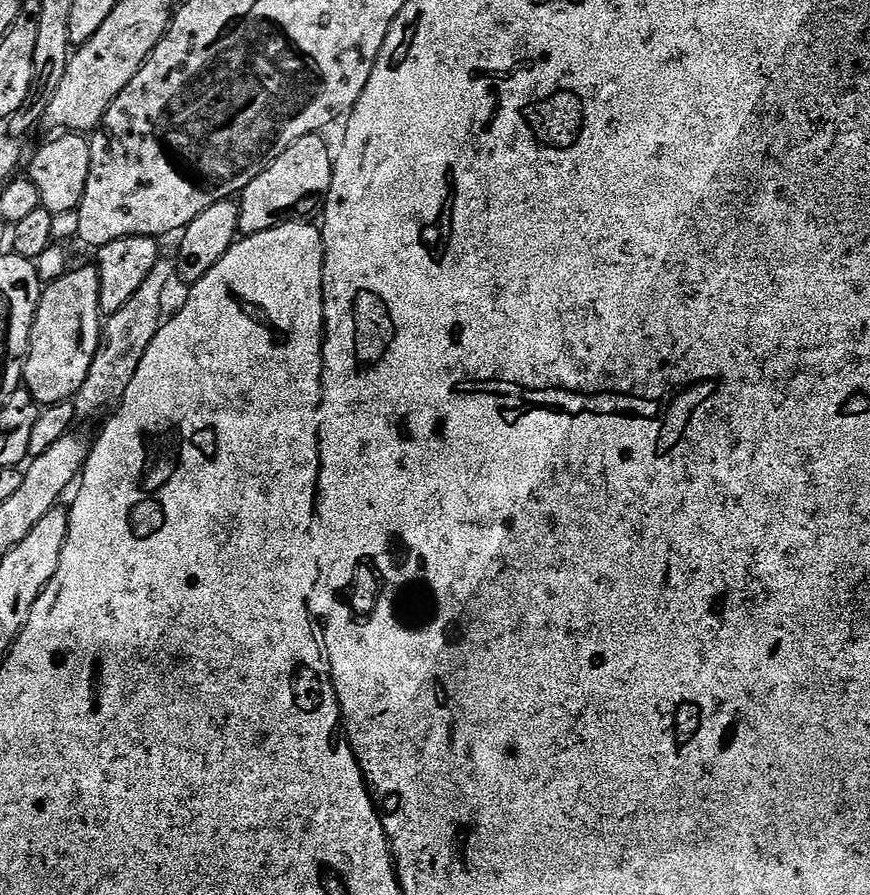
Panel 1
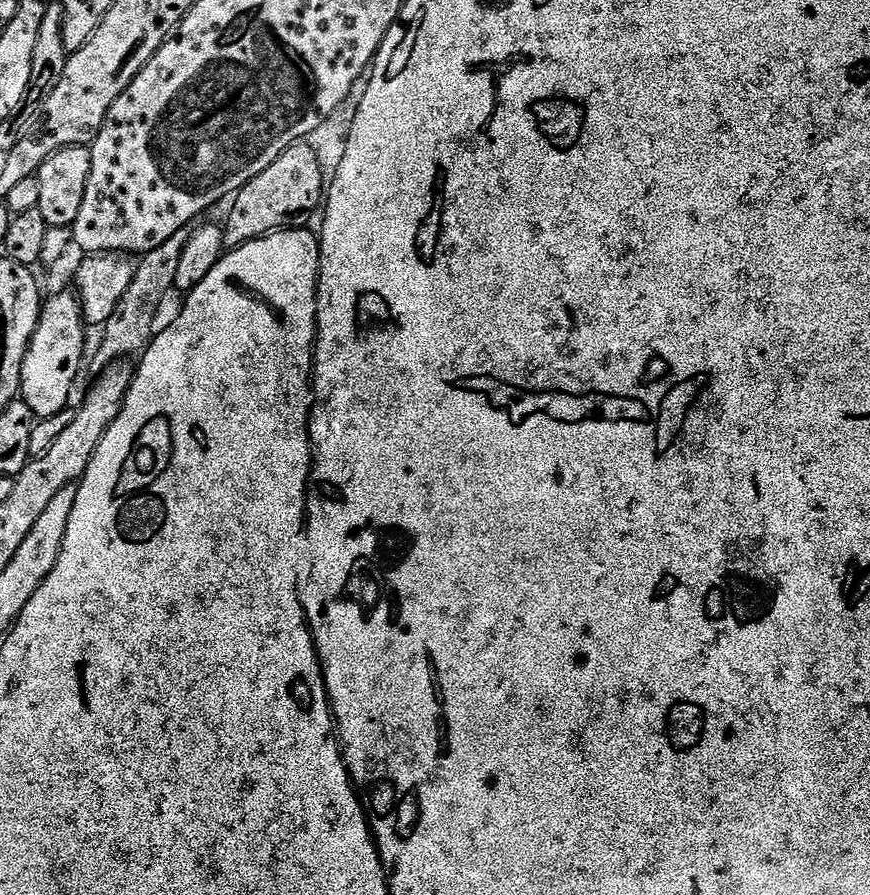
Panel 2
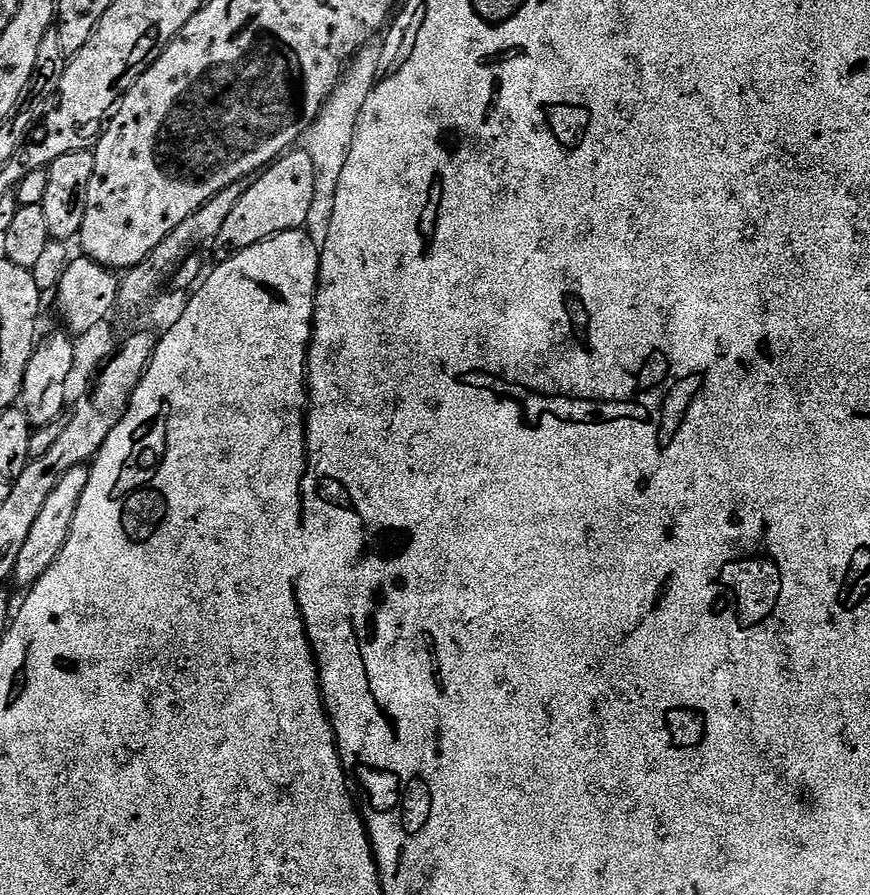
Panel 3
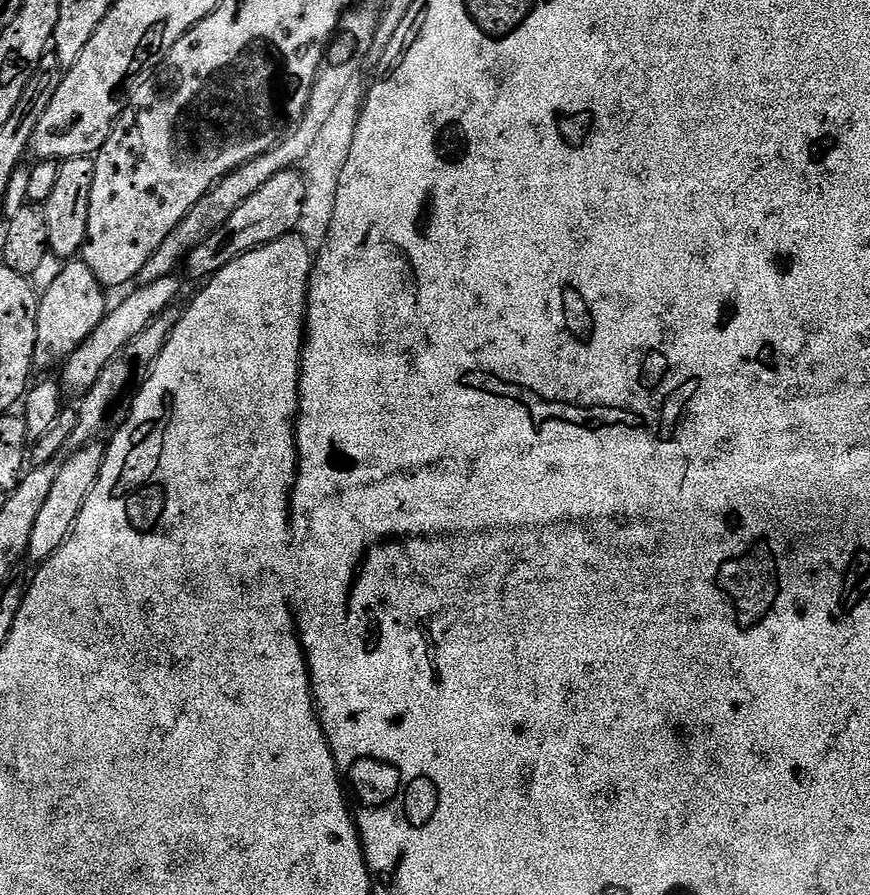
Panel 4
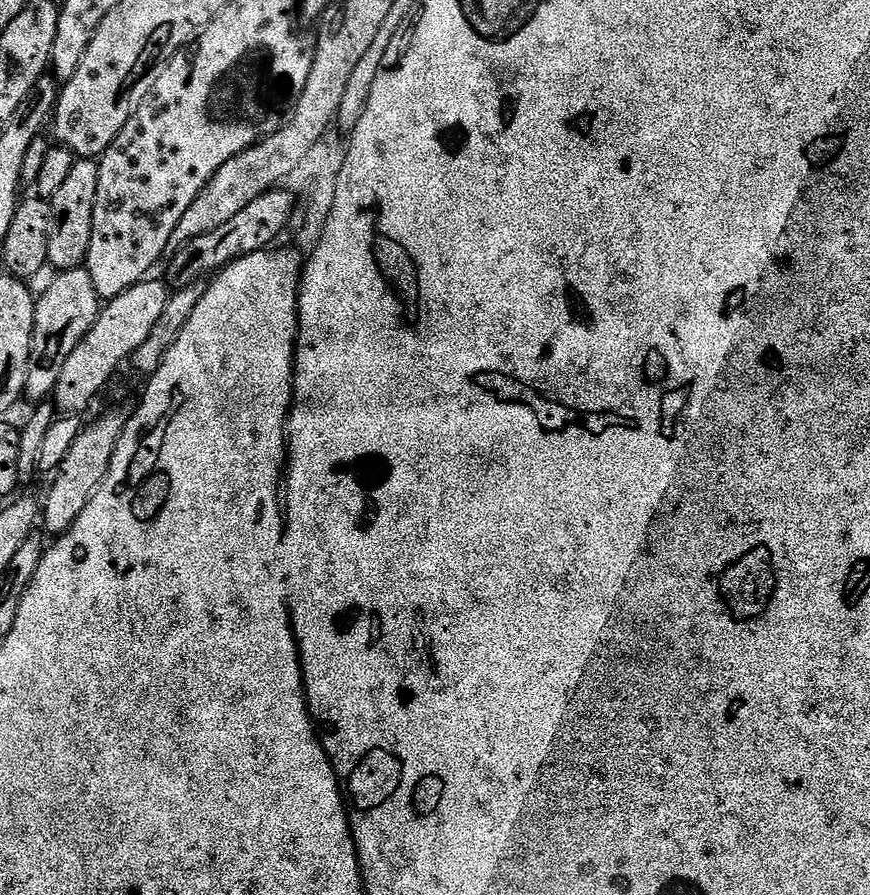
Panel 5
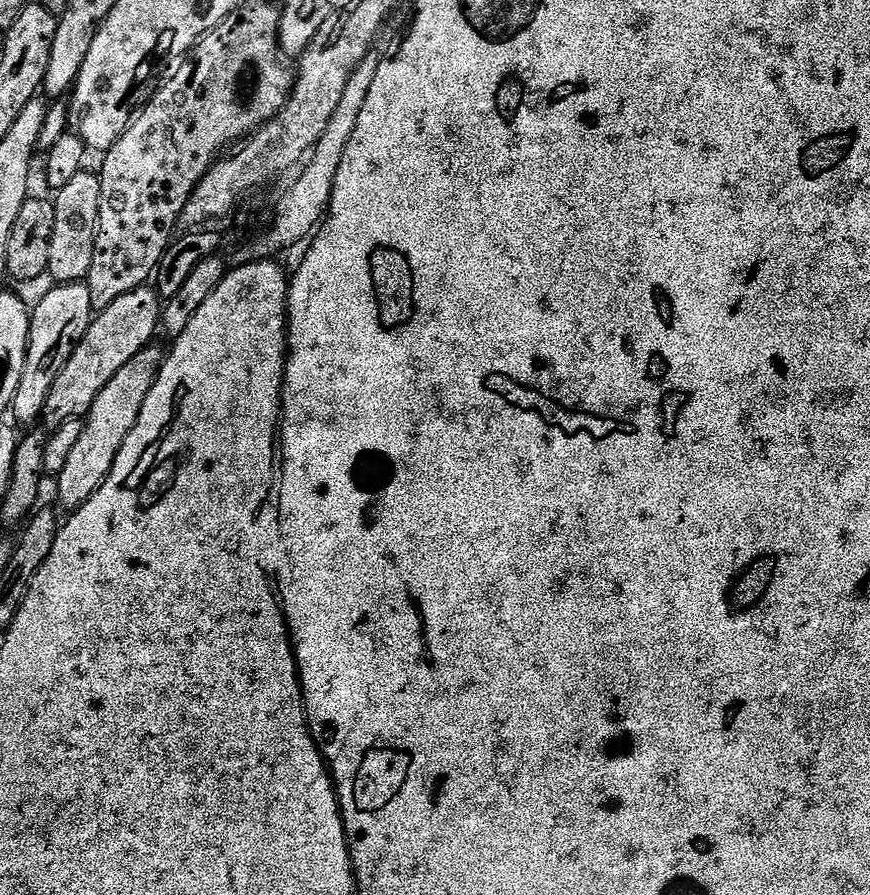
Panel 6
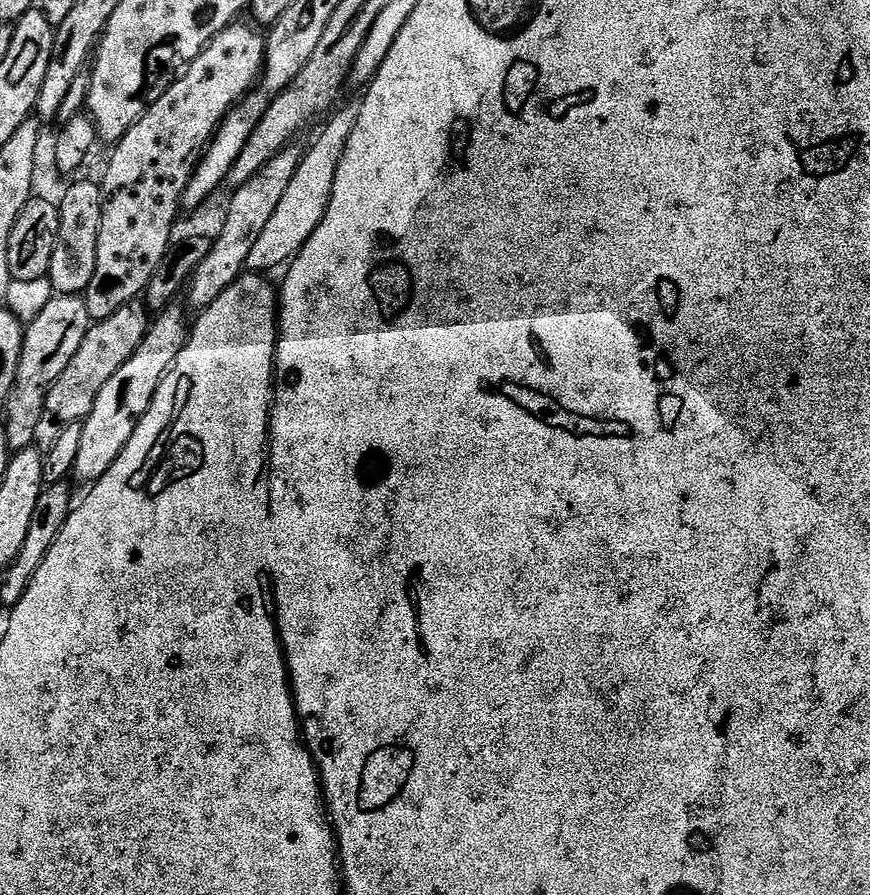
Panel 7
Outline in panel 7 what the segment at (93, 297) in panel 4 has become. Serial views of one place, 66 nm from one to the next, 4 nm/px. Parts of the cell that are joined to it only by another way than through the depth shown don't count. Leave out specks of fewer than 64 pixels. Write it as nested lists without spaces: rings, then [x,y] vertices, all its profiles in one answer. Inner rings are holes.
[[[53,295],[52,300],[46,302],[42,314],[38,314],[38,318],[25,327],[18,374],[6,405],[8,413],[2,416],[6,438],[10,438],[13,453],[35,445],[38,422],[42,422],[42,410],[46,410],[46,398],[54,382],[58,382],[62,370],[70,366],[70,358],[78,354],[78,346],[82,346],[82,338],[86,338],[93,323],[86,310],[86,302],[80,296]]]

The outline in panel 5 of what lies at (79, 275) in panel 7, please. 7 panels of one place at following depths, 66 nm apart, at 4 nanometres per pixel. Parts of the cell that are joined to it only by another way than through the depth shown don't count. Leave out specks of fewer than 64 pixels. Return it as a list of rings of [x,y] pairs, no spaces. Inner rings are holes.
[[[92,158],[77,159],[74,170],[58,194],[50,198],[52,225],[48,239],[48,263],[56,267],[57,273],[69,272],[87,261],[90,250],[90,234],[94,230],[94,198],[98,194],[99,163]]]

